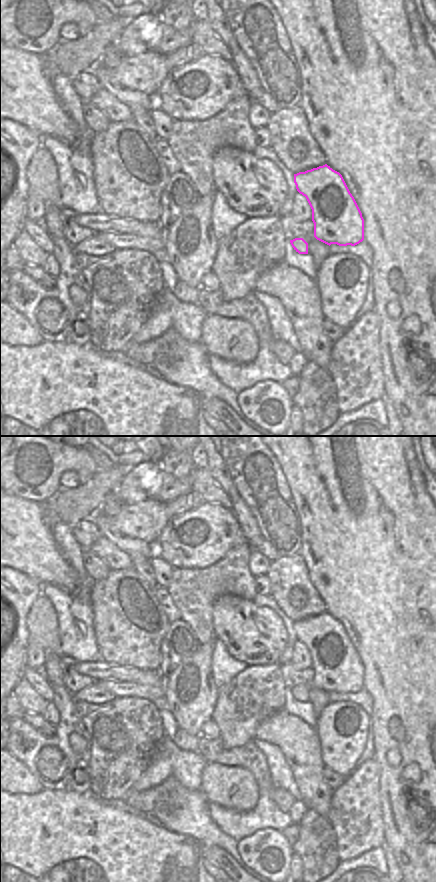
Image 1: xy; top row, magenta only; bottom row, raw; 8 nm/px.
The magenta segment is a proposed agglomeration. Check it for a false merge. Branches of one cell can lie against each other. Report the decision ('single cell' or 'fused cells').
single cell

